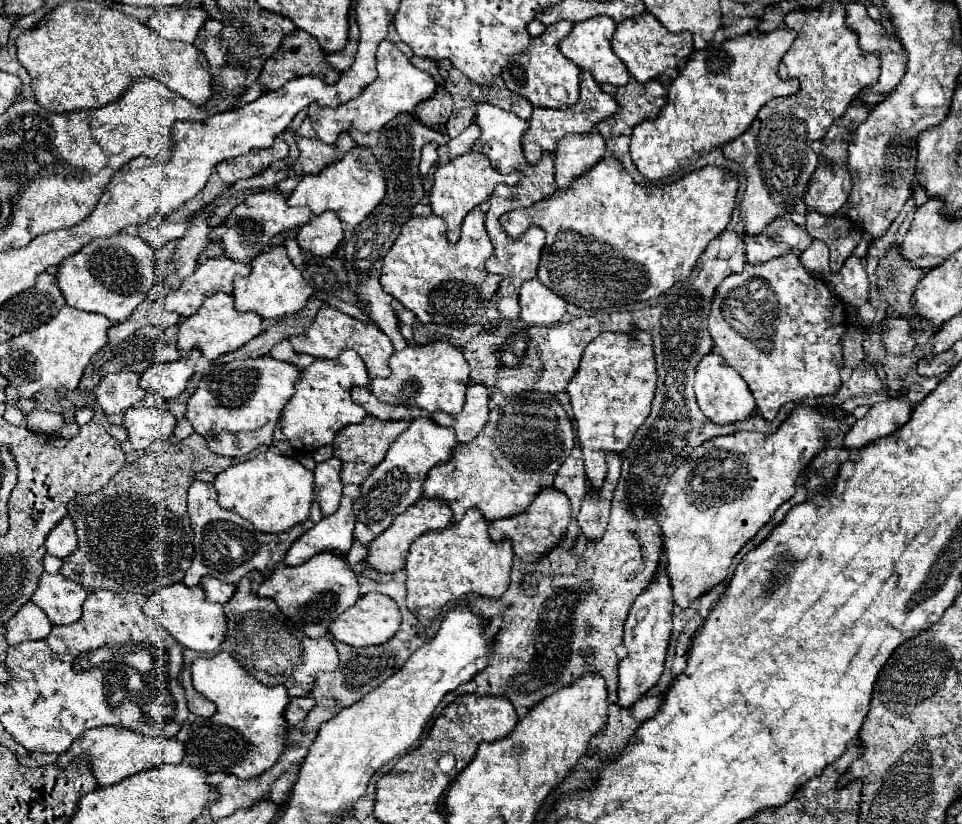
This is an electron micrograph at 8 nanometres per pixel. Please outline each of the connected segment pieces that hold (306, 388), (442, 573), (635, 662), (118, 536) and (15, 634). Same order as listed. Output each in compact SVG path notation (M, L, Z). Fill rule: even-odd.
M344 350L336 360L314 360L308 368L302 370L300 380L296 382L294 396L286 402L282 410L282 432L286 440L296 450L312 450L320 446L328 446L334 440L334 434L348 426L360 424L366 416L364 408L354 404L350 398L352 386L368 386L370 376L364 360L352 352Z
M468 510L462 522L450 524L444 530L426 532L420 538L416 538L410 546L410 554L406 558L406 602L408 610L422 622L424 628L430 628L432 620L440 614L440 610L450 604L462 600L466 594L474 592L484 598L500 598L508 586L510 586L510 574L512 574L512 562L514 562L514 550L508 540L494 544L488 536L488 522L482 518L478 510Z
M658 566L652 582L648 582L648 590L644 590L632 604L626 626L624 626L624 646L626 658L618 664L618 704L628 708L636 700L640 700L662 676L668 642L672 636L672 588L668 582L668 572Z
M188 436L174 454L168 484L161 477L161 467L124 466L110 482L88 496L76 496L68 504L78 534L78 550L64 558L60 574L80 582L88 590L104 588L112 592L140 592L150 596L154 590L182 582L194 554L192 526L186 514L188 486L196 472L222 472L234 464L234 458L216 456L208 450L204 438ZM132 468L140 472L132 474Z
M26 602L14 618L6 622L8 644L20 644L26 640L42 640L50 634L52 624L48 616L32 602Z

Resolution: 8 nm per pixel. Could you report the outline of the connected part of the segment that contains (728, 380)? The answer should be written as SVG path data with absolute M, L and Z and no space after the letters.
M710 352L708 356L704 356L700 360L696 370L698 370L698 390L694 390L694 392L698 398L698 406L712 422L730 424L736 420L744 420L748 414L752 414L756 410L754 398L752 398L746 382L736 374L736 370L732 370L732 366L728 366L724 362L724 358Z

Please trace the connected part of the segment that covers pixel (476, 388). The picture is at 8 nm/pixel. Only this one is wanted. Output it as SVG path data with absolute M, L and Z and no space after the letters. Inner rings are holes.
M470 384L466 390L464 410L456 416L446 412L434 412L432 420L440 426L454 428L462 444L472 442L488 422L488 388L484 384Z

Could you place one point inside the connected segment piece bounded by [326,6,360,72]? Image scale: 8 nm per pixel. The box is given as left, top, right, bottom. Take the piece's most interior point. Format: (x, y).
(341, 61)

